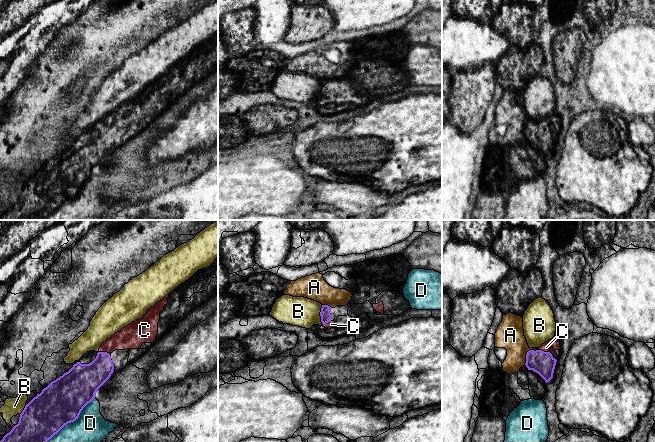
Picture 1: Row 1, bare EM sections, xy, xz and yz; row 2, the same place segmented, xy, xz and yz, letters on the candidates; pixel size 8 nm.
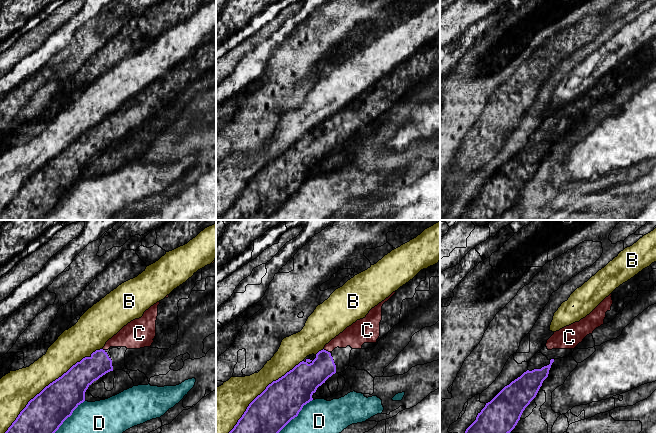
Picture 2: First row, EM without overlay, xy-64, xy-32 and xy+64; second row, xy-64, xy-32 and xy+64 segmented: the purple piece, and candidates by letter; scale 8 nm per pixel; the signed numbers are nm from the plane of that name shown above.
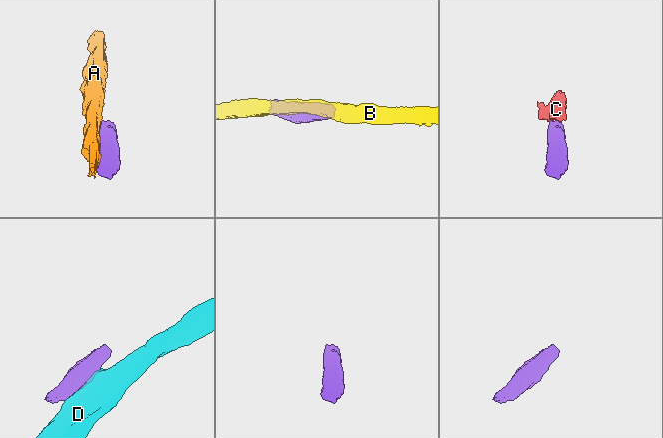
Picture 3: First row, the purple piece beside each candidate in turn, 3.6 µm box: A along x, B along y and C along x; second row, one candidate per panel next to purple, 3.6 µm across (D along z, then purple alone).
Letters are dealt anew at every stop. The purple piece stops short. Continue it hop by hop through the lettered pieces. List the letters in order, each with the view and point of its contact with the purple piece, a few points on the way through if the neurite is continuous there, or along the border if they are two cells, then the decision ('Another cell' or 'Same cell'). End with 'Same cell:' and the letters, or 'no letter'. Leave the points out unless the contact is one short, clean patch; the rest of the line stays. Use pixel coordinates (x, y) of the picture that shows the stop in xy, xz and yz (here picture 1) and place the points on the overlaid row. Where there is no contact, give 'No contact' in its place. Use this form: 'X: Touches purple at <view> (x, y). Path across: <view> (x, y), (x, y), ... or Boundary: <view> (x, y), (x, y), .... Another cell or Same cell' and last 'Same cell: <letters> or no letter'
A: Touches purple at yz (526, 357). Another cell
B: Touches purple at xz (320, 314). Another cell
C: Touches purple at yz (543, 351). Path across: yz (543, 363), (543, 351), (553, 344). Same cell
D: Touches purple at xy (71, 421). Another cell
Same cell: C

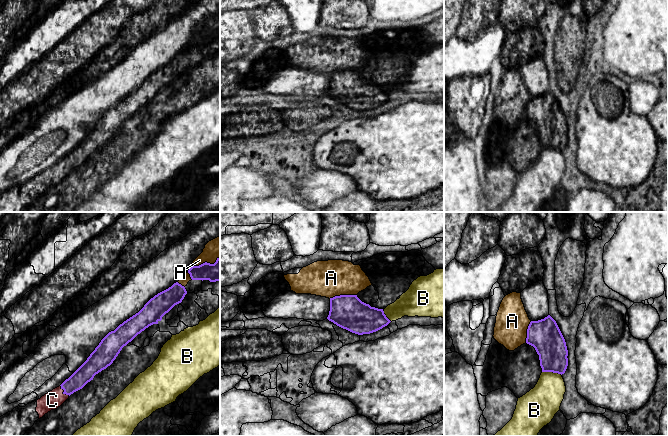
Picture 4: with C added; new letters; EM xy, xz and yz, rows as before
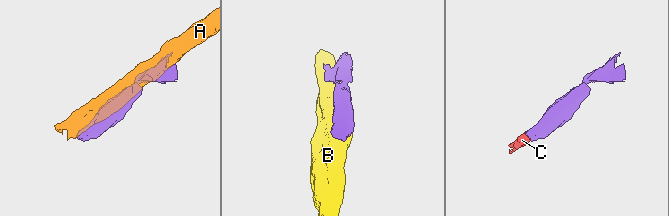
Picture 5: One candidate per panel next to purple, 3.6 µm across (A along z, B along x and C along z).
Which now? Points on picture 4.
A: Touches purple at xz (342, 295). Another cell
B: Touches purple at yz (552, 371). Another cell
C: Touches purple at xy (63, 392). Path across: xy (85, 373), (63, 392), (52, 400). Same cell
Same cell: C

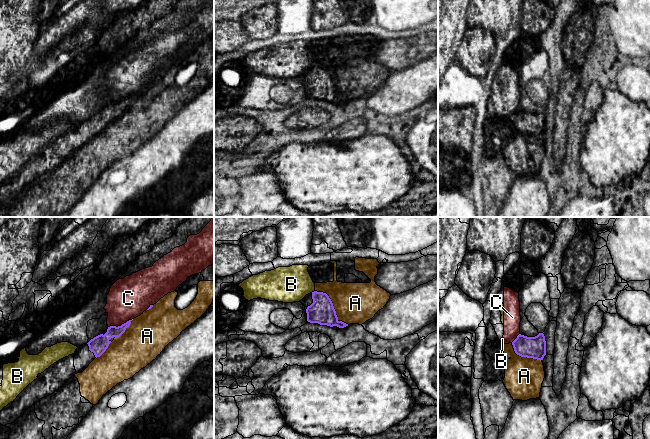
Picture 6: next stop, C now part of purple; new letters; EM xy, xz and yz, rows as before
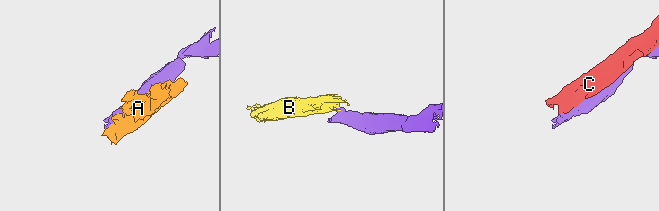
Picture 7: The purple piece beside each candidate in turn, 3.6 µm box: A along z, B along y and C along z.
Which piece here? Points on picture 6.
A: Touches purple at xz (333, 306). Another cell
B: Touches purple at xz (312, 292). Boundary: xz (314, 290), (311, 292). Another cell
C: Touches purple at xy (121, 325). Another cell
Same cell: no letter

